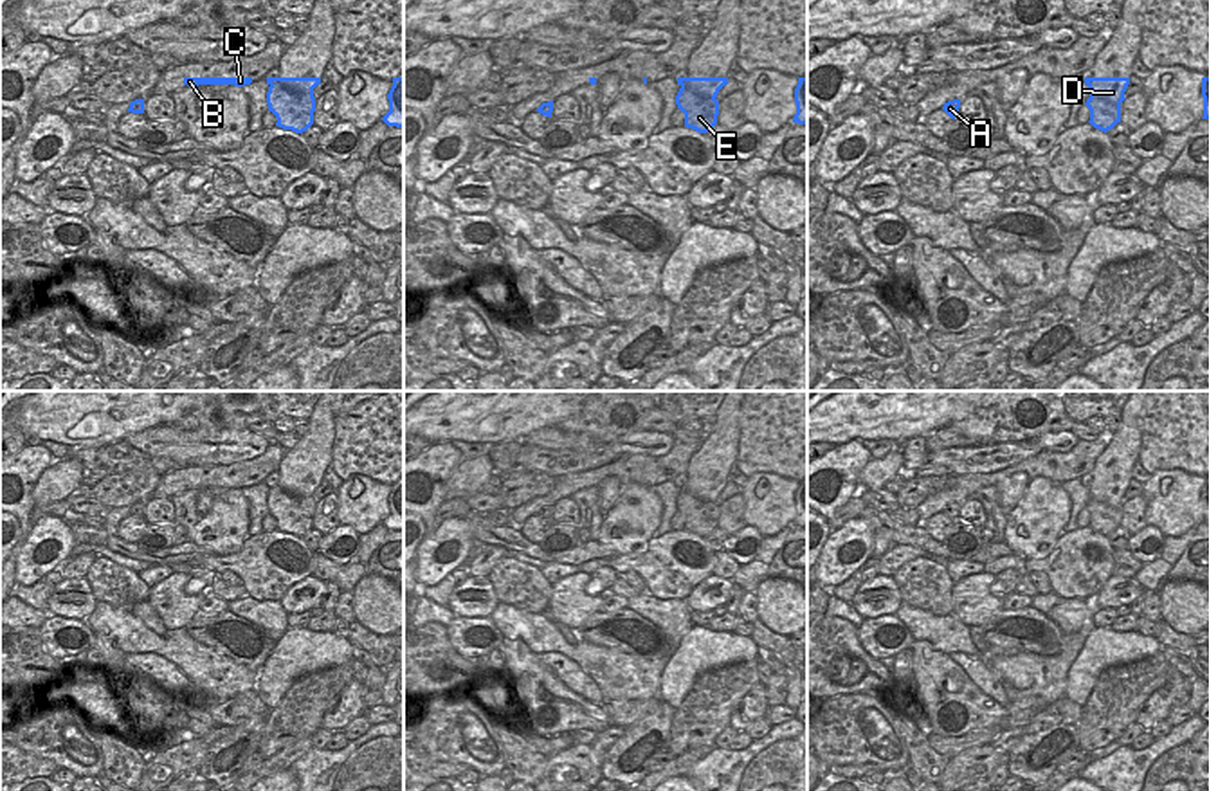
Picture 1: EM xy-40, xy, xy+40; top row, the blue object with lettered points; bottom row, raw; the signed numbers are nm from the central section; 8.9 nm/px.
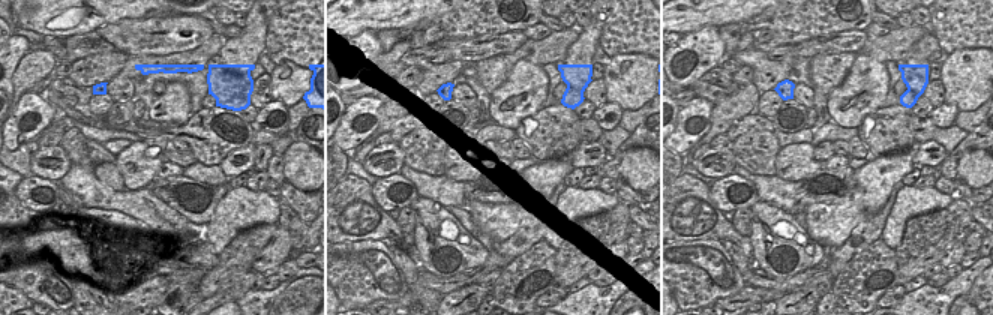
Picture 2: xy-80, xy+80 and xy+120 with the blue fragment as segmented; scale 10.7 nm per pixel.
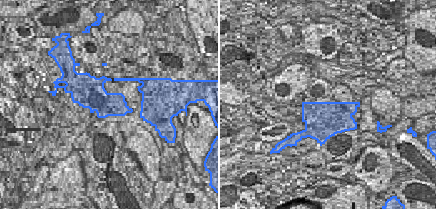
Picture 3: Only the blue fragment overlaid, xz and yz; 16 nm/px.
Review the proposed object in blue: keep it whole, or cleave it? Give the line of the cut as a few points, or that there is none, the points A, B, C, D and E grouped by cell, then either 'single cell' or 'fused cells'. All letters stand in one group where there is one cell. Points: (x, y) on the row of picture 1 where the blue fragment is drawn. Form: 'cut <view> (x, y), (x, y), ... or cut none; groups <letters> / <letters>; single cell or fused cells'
cut xy-40 (271, 83), (281, 83), (294, 92), (312, 92); groups A B C E / D; fused cells

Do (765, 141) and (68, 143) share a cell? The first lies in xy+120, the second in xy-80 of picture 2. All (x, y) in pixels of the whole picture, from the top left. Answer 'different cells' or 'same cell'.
same cell

